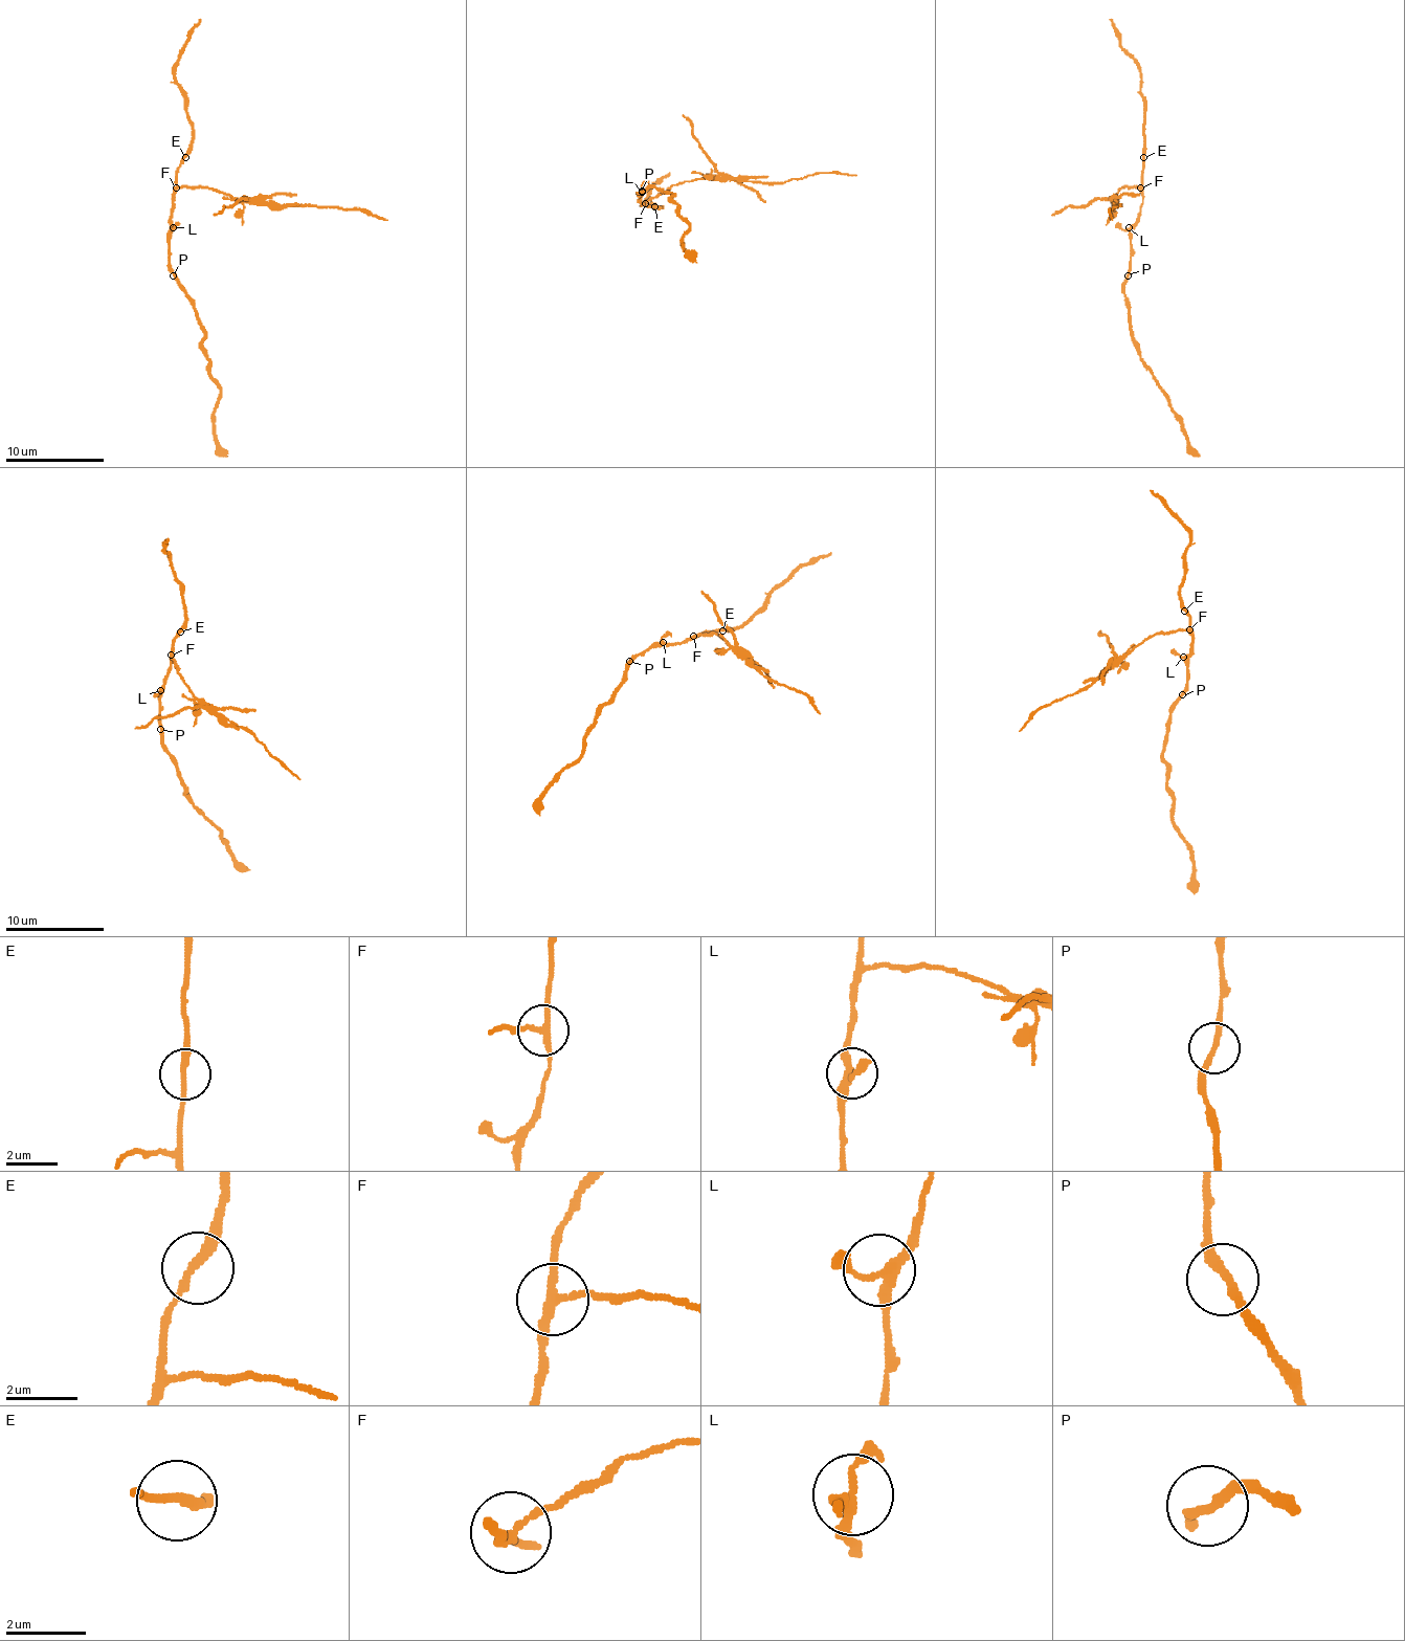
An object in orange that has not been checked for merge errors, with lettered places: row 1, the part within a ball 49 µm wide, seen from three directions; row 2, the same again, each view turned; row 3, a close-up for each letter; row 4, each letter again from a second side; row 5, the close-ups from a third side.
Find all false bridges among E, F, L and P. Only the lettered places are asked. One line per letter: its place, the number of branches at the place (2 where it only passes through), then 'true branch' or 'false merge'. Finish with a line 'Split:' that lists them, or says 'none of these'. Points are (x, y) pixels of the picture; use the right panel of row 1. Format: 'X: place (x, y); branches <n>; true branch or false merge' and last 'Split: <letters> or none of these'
E: place (1143, 157); branches 2; true branch
F: place (1140, 187); branches 3; false merge
L: place (1129, 227); branches 3; true branch
P: place (1128, 275); branches 2; true branch
Split: F

